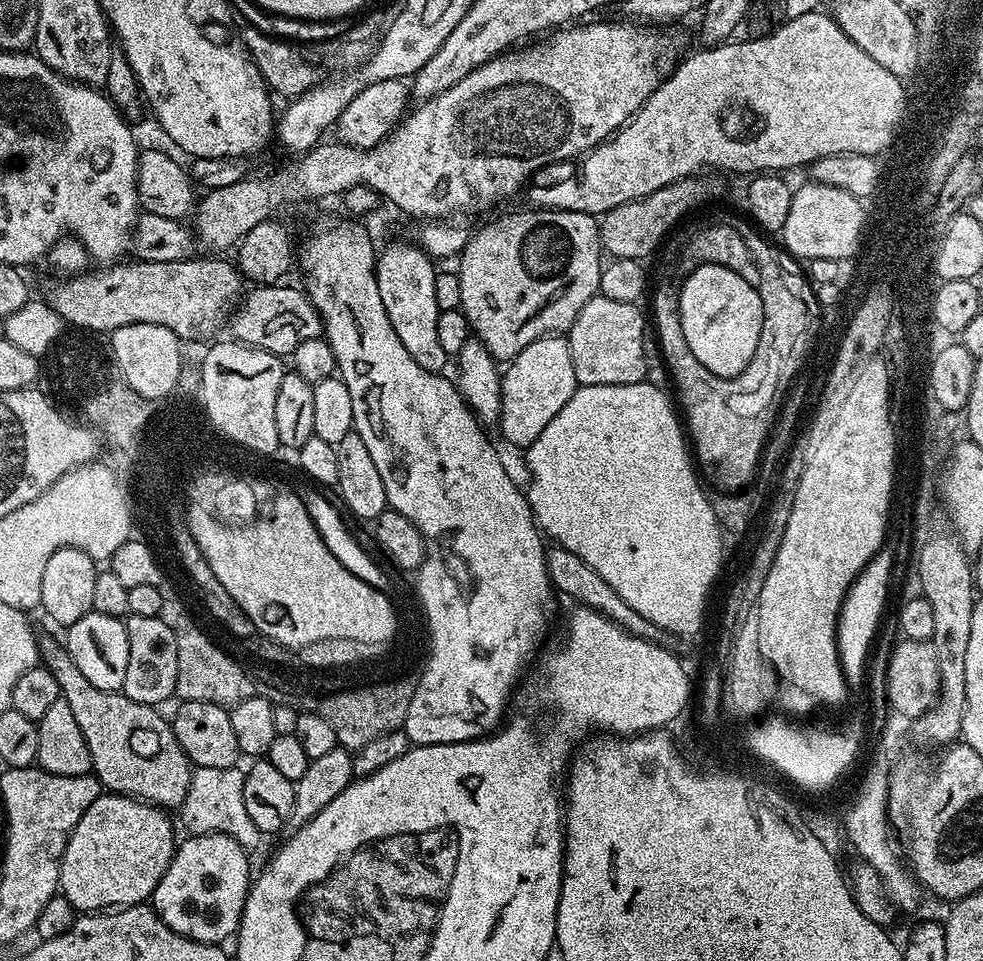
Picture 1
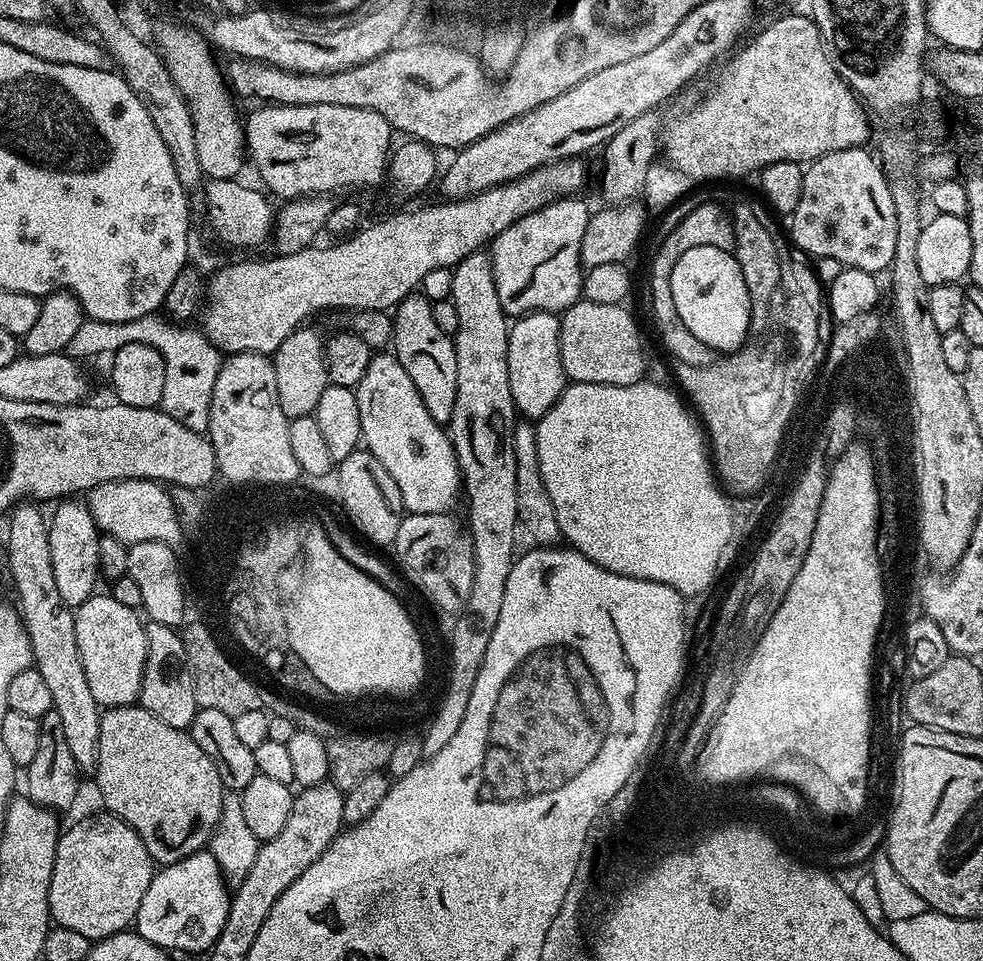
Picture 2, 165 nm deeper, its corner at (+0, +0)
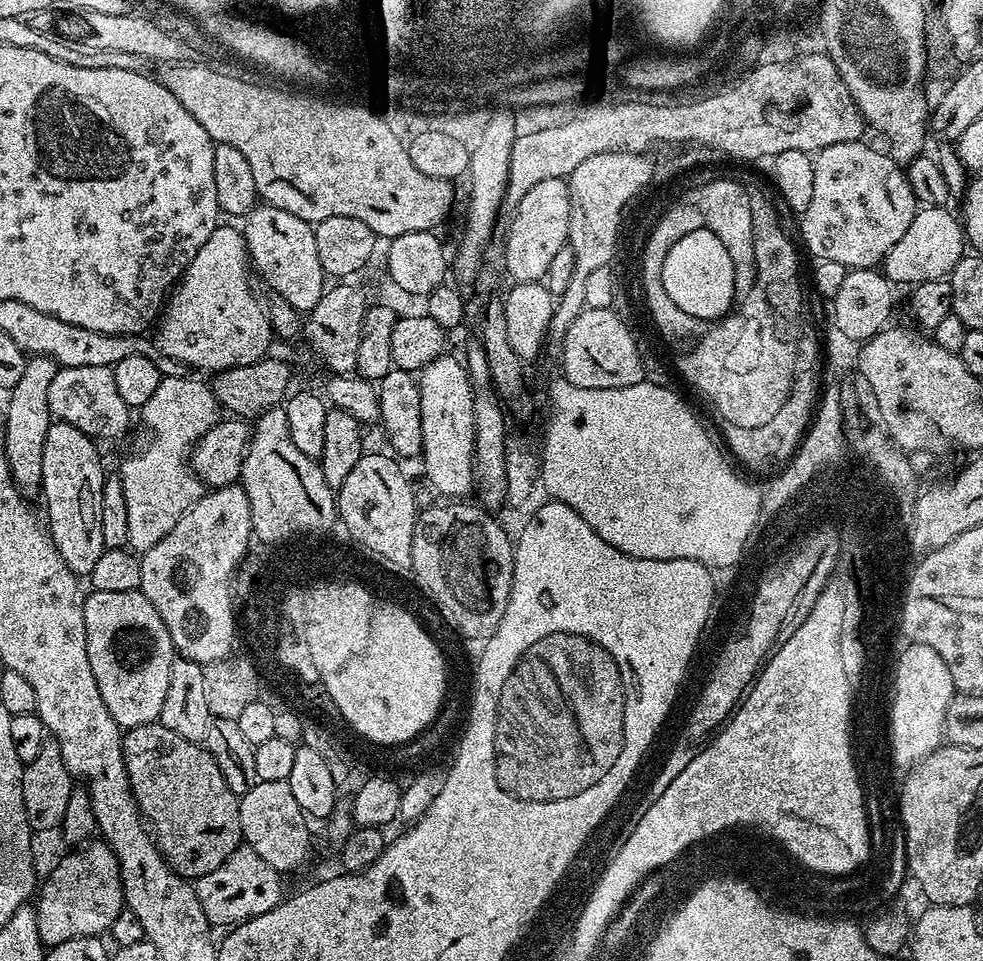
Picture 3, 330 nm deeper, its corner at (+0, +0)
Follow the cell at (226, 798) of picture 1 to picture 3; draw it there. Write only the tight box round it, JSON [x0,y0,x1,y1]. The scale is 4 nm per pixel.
[194,846,286,930]

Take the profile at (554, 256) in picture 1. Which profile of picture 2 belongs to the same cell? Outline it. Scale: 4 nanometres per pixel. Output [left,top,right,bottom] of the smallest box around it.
[490,198,590,318]

